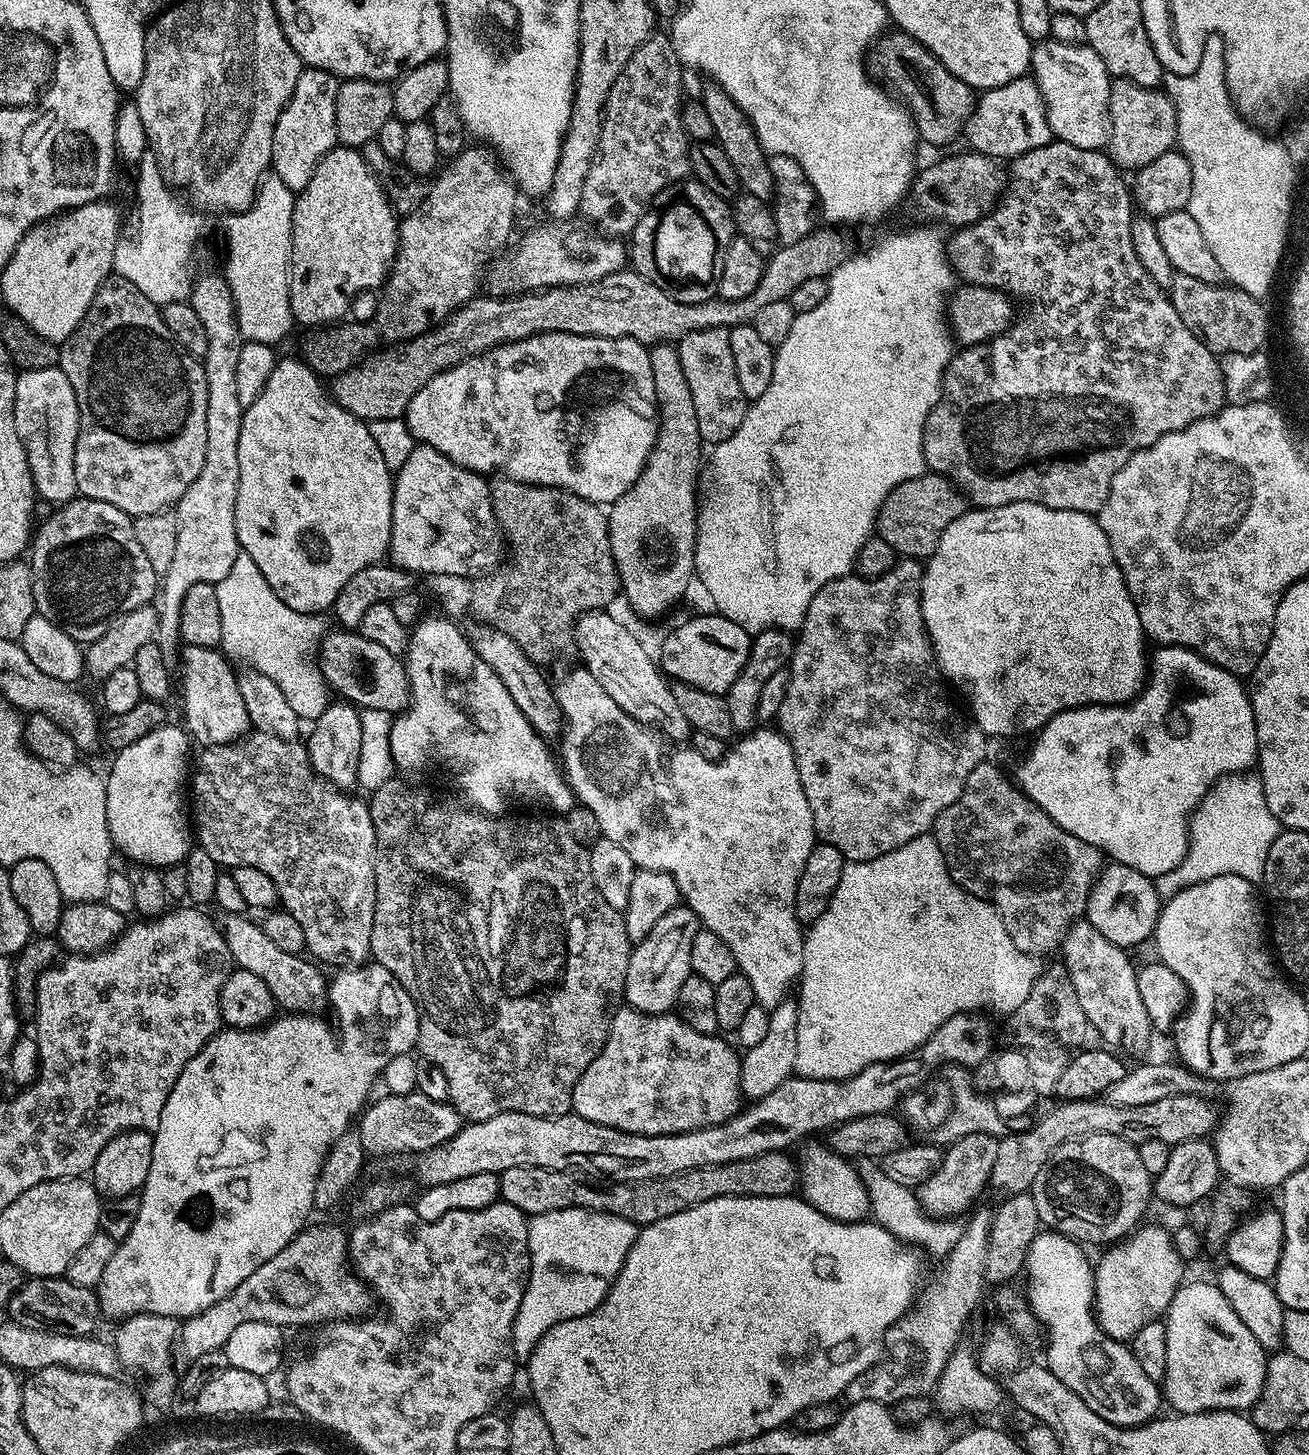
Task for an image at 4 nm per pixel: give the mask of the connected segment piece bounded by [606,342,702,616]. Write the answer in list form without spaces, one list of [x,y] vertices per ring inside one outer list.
[[[672,342],[653,344],[648,357],[658,405],[656,442],[634,486],[610,505],[606,515],[622,596],[638,615],[660,616],[683,598],[688,583],[694,580],[702,441],[694,398],[690,398],[690,386],[682,374],[679,347]]]

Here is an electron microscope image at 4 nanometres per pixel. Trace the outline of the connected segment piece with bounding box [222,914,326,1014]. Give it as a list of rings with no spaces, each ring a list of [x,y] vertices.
[[[228,914],[223,917],[222,931],[228,949],[232,954],[233,965],[242,970],[250,970],[250,974],[262,978],[276,999],[277,1005],[288,1014],[312,1014],[316,1008],[326,1004],[326,976],[320,973],[321,965],[311,959],[304,960],[303,955],[286,954],[286,950],[278,950],[278,946],[264,933],[263,927],[256,924],[244,914]]]

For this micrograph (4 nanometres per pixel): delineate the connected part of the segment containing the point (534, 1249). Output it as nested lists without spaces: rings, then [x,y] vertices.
[[[589,1208],[554,1210],[529,1219],[528,1253],[532,1265],[522,1306],[518,1306],[518,1314],[512,1323],[512,1349],[517,1361],[526,1362],[530,1358],[534,1346],[538,1346],[546,1330],[558,1326],[558,1322],[566,1322],[570,1318],[582,1318],[603,1302],[626,1262],[626,1254],[630,1254],[630,1246],[634,1246],[637,1231],[638,1225],[626,1218],[595,1212]]]

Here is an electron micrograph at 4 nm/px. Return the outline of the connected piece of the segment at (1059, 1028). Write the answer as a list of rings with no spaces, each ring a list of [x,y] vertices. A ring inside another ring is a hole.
[[[1063,966],[1045,967],[1026,994],[1026,1002],[1018,1006],[1008,1017],[1008,1032],[1012,1035],[1011,1043],[1021,1050],[1044,1050],[1052,1039],[1066,1047],[1075,1049],[1085,1043],[1084,1035],[1089,1035],[1090,1025],[1082,1006],[1078,1006],[1076,991],[1068,971]],[[1075,1044],[1080,1044],[1076,1045]]]

